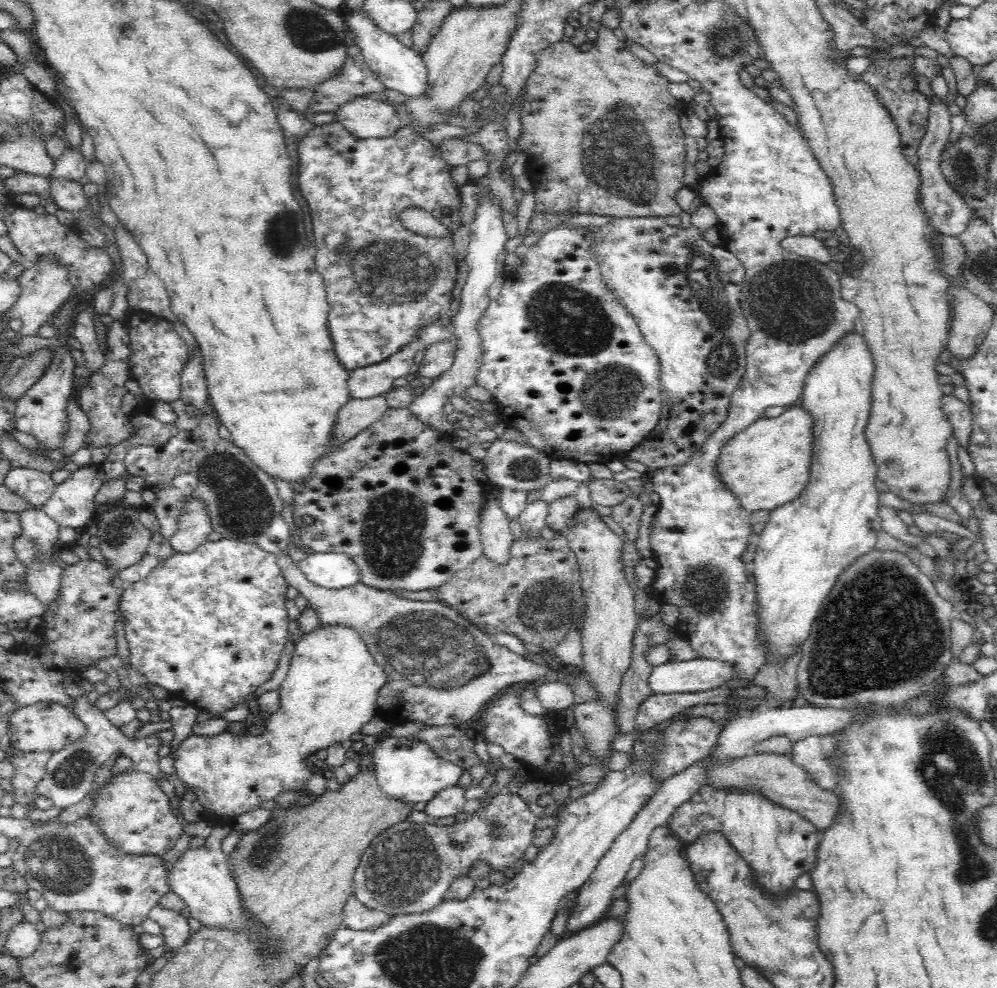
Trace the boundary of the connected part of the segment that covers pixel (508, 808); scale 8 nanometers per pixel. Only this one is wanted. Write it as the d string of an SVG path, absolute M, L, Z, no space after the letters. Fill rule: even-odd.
M503 791L462 823L438 826L432 822L422 825L409 820L400 822L383 830L367 848L353 876L353 895L369 910L381 911L390 918L432 911L442 902L441 898L446 896L453 881L461 876L469 877L469 872L476 865L484 864L489 872L502 872L506 876L516 870L524 862L526 850L534 845L532 832L539 819L532 814L522 797Z

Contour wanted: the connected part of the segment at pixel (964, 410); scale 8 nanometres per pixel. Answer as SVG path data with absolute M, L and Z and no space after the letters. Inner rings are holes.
M944 395L941 400L942 410L952 425L958 446L967 448L972 431L973 414L971 408L954 395Z

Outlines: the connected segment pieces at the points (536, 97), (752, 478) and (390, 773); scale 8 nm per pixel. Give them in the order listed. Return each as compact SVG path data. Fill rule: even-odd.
M601 24L598 27L598 38L593 41L590 51L581 51L570 41L558 41L537 54L536 66L526 78L524 94L521 96L518 111L522 125L520 135L516 139L520 152L527 152L527 162L530 165L529 174L536 180L534 188L535 212L575 212L576 214L600 214L616 218L665 217L674 216L680 220L683 210L676 205L674 196L684 187L684 163L687 158L687 148L684 147L686 134L681 129L680 119L685 103L674 99L668 92L668 79L658 71L655 65L644 63L612 32L612 29Z
M800 405L772 418L758 418L719 451L716 472L747 512L770 510L794 500L809 482L814 438L813 418Z
M389 737L376 743L372 749L372 765L382 793L393 801L404 803L430 802L431 798L447 787L457 785L462 767L438 756L427 742L413 737Z

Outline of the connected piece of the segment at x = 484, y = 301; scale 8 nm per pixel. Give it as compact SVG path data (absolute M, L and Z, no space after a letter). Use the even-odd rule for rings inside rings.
M478 202L476 218L474 218L472 224L469 224L469 236L470 242L465 256L469 271L461 291L460 308L453 317L454 330L451 331L455 337L453 364L447 372L434 379L430 386L420 396L416 396L412 404L409 405L410 412L415 414L422 422L433 426L435 430L446 432L452 436L457 434L457 430L446 419L447 416L444 415L442 407L454 396L460 396L471 401L469 388L475 385L476 372L479 371L480 366L480 355L483 354L483 349L480 348L479 320L487 307L490 306L490 302L493 302L488 290L501 271L496 258L498 258L500 251L505 248L504 244L508 239L504 225L502 225L502 218L500 218L500 208L494 206L492 202Z

